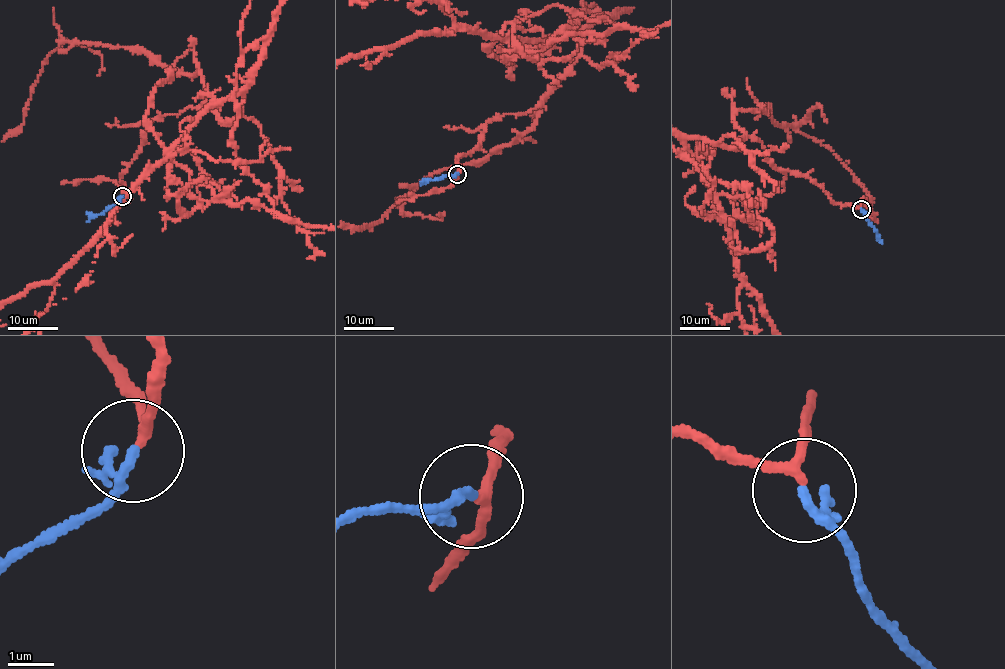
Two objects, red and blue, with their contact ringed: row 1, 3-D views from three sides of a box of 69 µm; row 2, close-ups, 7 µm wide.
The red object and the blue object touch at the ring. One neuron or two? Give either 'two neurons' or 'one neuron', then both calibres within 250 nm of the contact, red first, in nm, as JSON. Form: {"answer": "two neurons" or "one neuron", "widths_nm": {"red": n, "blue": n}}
{"answer": "one neuron", "widths_nm": {"red": 190, "blue": 160}}

